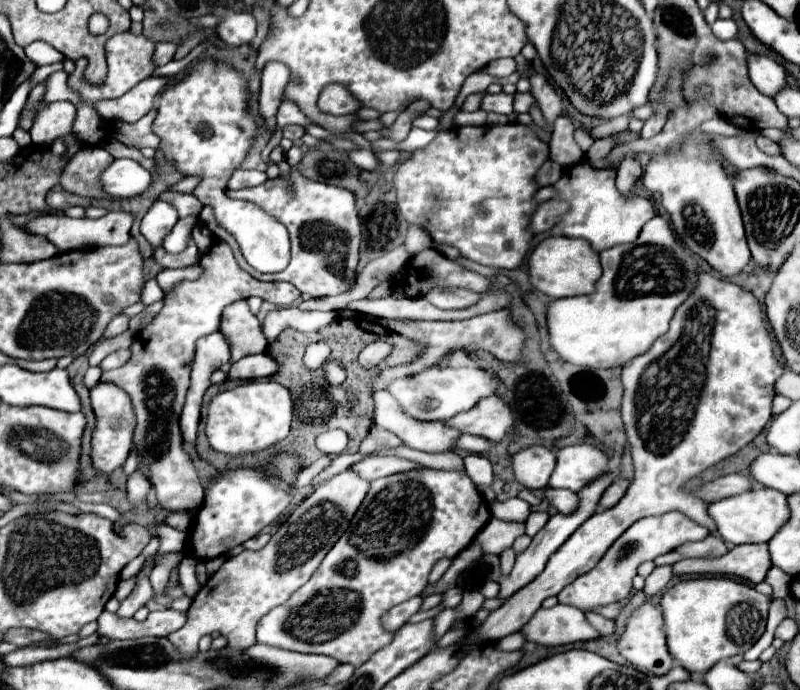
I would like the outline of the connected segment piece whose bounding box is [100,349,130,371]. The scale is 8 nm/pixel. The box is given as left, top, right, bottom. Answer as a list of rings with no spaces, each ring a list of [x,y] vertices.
[[[128,349],[124,351],[116,351],[116,353],[110,353],[102,363],[100,363],[100,369],[102,371],[108,371],[108,369],[116,369],[116,367],[122,367],[126,361],[128,361]]]

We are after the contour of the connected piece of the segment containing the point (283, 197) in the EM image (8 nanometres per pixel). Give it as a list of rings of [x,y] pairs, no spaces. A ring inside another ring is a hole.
[[[298,169],[290,171],[288,181],[282,177],[268,179],[266,183],[258,187],[248,187],[240,191],[226,191],[230,199],[242,199],[242,201],[252,201],[256,203],[262,211],[268,211],[268,215],[280,219],[284,227],[290,233],[292,241],[292,261],[290,267],[284,269],[284,273],[258,273],[254,271],[246,259],[242,259],[242,253],[238,249],[238,243],[218,227],[214,219],[212,207],[204,207],[200,211],[200,221],[204,221],[204,227],[216,237],[224,239],[238,261],[238,265],[248,271],[252,277],[260,281],[288,281],[292,283],[300,293],[308,293],[310,297],[334,297],[340,295],[356,283],[356,273],[350,271],[350,259],[358,259],[358,247],[360,247],[360,219],[354,207],[354,195],[348,189],[334,187],[328,183],[318,183],[318,181],[308,181],[304,179]],[[294,187],[294,191],[288,189]]]

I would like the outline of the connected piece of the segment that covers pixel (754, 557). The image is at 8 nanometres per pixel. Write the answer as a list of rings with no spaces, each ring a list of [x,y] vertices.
[[[746,543],[732,547],[726,555],[716,559],[684,559],[674,565],[674,575],[696,575],[696,573],[724,573],[732,577],[742,577],[750,583],[764,581],[768,569],[772,567],[768,543]]]

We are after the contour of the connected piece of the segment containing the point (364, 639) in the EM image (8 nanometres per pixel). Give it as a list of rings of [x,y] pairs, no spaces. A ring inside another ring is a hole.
[[[420,467],[416,471],[402,471],[372,481],[368,495],[358,507],[348,531],[344,531],[344,535],[328,551],[310,581],[300,587],[286,605],[272,609],[258,621],[256,641],[298,653],[324,653],[340,659],[340,663],[352,663],[354,667],[360,667],[374,651],[392,641],[392,635],[380,625],[382,613],[420,595],[428,585],[428,573],[432,565],[442,557],[454,559],[470,545],[470,541],[474,541],[476,533],[480,533],[490,517],[488,501],[482,493],[478,493],[476,485],[462,469]]]

